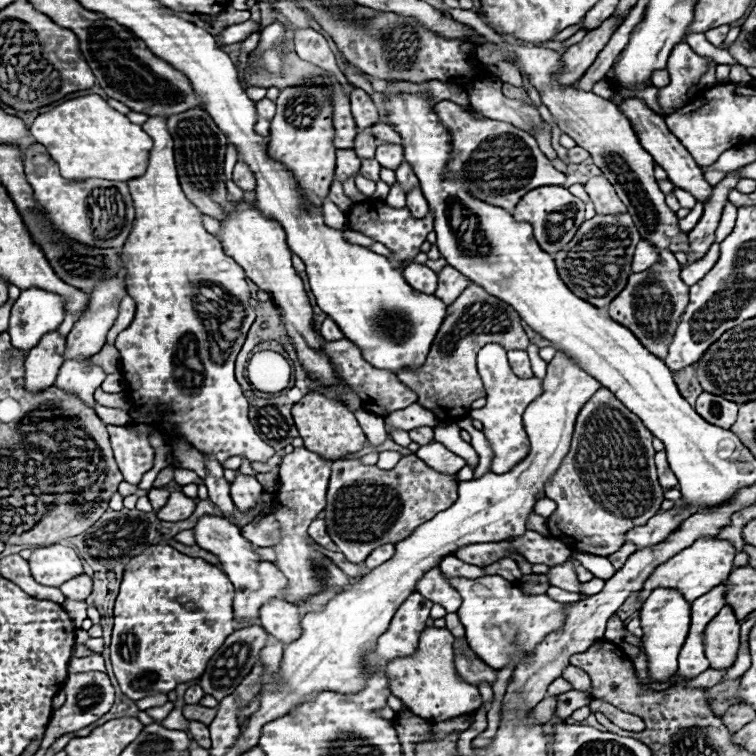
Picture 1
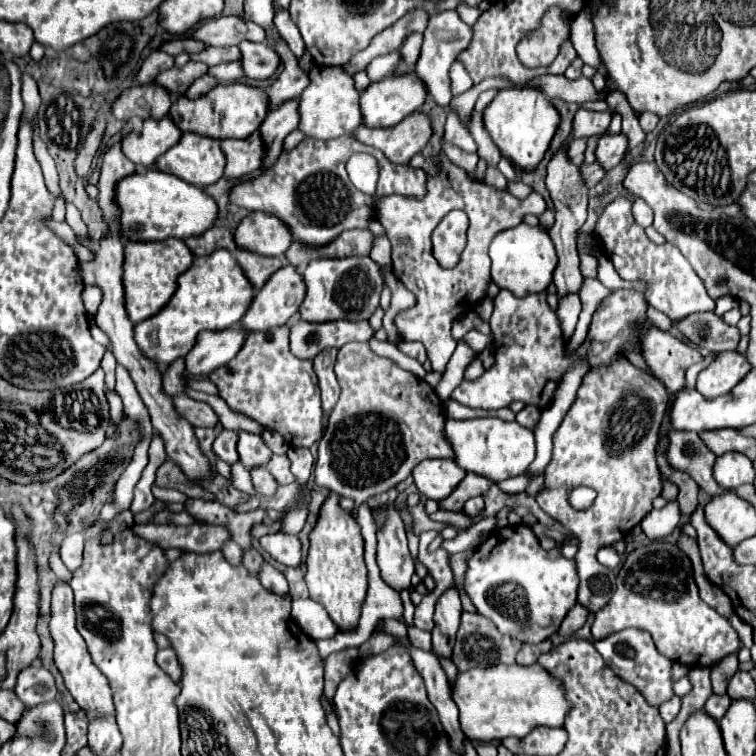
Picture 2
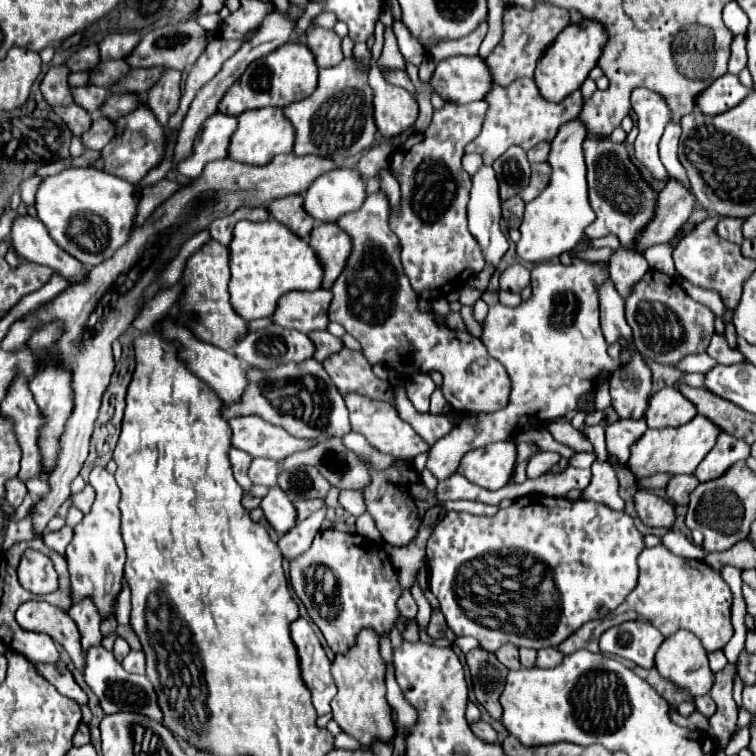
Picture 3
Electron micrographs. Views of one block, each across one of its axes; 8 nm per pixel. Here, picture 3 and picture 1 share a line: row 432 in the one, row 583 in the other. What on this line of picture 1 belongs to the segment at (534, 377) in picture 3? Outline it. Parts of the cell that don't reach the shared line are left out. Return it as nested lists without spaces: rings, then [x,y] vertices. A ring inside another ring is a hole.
[[[482,576],[474,580],[444,578],[462,596],[458,616],[466,628],[470,648],[496,670],[504,668],[514,654],[518,654],[518,662],[522,662],[546,634],[562,628],[564,624],[564,604],[554,602],[546,594],[524,596],[516,582],[508,582],[500,576]],[[518,648],[522,648],[522,652],[518,652]]]

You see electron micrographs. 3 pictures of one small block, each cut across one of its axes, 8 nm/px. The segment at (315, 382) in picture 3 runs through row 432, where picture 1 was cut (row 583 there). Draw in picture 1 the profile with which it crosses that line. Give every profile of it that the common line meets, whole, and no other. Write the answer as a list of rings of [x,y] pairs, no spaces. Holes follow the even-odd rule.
[[[304,446],[294,448],[292,454],[286,454],[284,462],[280,466],[280,488],[276,492],[274,506],[278,508],[276,518],[280,522],[282,538],[274,546],[274,550],[278,552],[278,558],[274,564],[290,580],[288,590],[286,590],[288,602],[300,602],[324,588],[348,584],[348,576],[338,566],[334,566],[326,556],[322,556],[318,550],[310,548],[306,542],[306,538],[308,538],[306,530],[308,530],[310,522],[326,506],[326,488],[328,488],[328,478],[330,478],[330,466],[332,466],[330,460],[324,460],[322,456],[306,450]]]

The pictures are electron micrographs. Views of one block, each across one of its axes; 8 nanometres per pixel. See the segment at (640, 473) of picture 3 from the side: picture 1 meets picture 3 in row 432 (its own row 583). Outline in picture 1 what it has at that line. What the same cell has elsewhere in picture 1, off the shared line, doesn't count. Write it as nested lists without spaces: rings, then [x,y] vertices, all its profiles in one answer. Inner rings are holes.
[[[700,538],[700,540],[696,540],[690,548],[684,548],[680,554],[676,554],[668,562],[656,566],[656,570],[650,574],[650,578],[644,582],[642,590],[638,592],[638,600],[640,600],[638,610],[642,608],[642,602],[648,598],[648,594],[654,588],[660,588],[660,586],[680,590],[688,602],[694,602],[702,594],[706,594],[708,590],[718,586],[724,578],[728,578],[728,574],[732,572],[734,554],[736,554],[736,550],[726,540],[718,540],[718,538]]]

